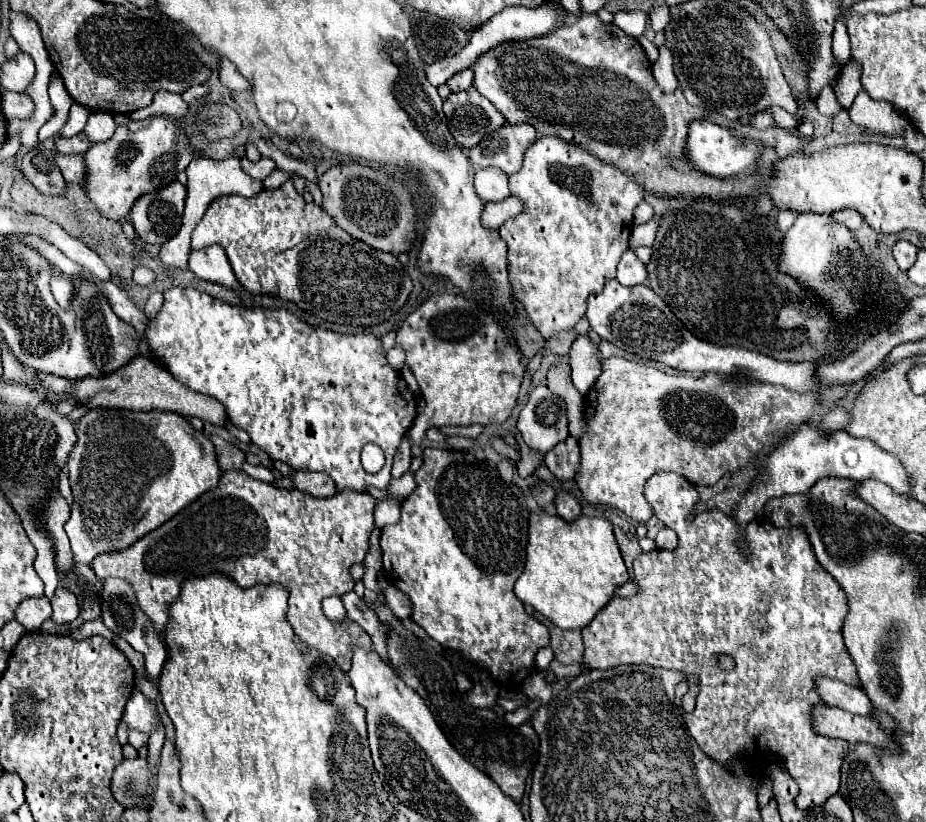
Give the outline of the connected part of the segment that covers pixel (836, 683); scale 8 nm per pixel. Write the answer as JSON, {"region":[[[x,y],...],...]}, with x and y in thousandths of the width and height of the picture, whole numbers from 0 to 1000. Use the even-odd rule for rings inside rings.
{"region":[[[883,822],[879,827],[879,832],[881,832],[883,847],[894,859],[903,859],[903,861],[916,864],[920,869],[929,869],[929,871],[940,871],[944,864],[937,847],[933,842],[929,842],[924,835],[916,835],[907,827],[898,827],[892,822]]]}

